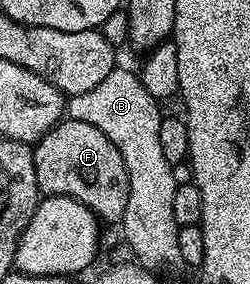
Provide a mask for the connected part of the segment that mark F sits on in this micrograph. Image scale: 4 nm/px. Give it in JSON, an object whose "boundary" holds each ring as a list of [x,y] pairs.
{"boundary":[[[68,117],[54,125],[33,147],[33,164],[37,189],[42,196],[62,195],[71,197],[87,209],[91,209],[98,220],[120,224],[127,208],[127,165],[119,149],[94,125]]]}

